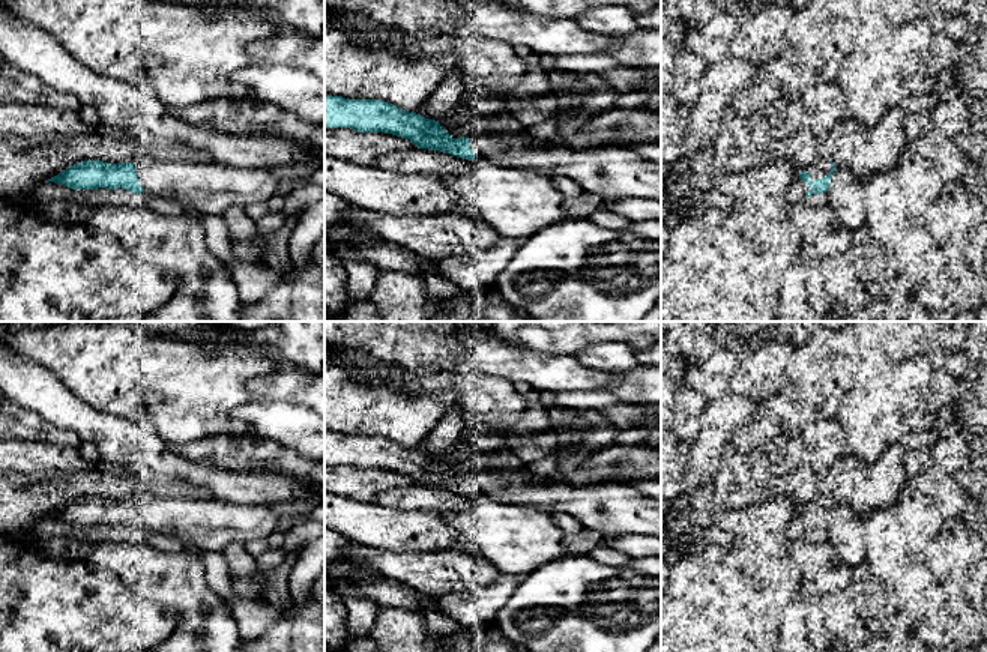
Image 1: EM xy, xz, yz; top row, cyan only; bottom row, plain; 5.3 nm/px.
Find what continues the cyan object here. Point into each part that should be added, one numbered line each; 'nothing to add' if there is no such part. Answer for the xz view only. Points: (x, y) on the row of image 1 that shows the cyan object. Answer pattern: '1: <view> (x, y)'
1: xz (615, 172)

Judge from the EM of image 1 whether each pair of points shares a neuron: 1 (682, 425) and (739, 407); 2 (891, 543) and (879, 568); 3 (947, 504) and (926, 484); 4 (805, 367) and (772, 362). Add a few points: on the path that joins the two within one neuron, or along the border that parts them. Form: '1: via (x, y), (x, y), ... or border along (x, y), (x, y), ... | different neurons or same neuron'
1: border along (706, 401), (696, 421), (696, 434), (691, 442) | different neurons
2: via (885, 549), (885, 562) | same neuron
3: via (942, 499), (930, 487) | same neuron
4: border along (789, 346), (783, 382), (771, 395) | different neurons

